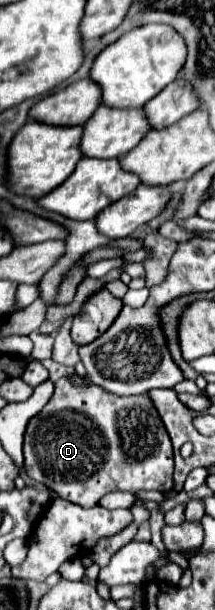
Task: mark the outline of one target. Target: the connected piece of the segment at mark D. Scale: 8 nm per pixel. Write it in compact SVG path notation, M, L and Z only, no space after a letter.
M68 378L56 382L56 392L50 402L34 416L26 428L24 436L24 466L32 480L44 484L48 490L56 492L60 498L90 508L100 502L100 498L112 490L126 490L138 494L140 490L158 490L162 494L172 490L172 444L168 432L152 406L152 400L142 396L116 396L100 390L100 386L88 382L76 386Z

